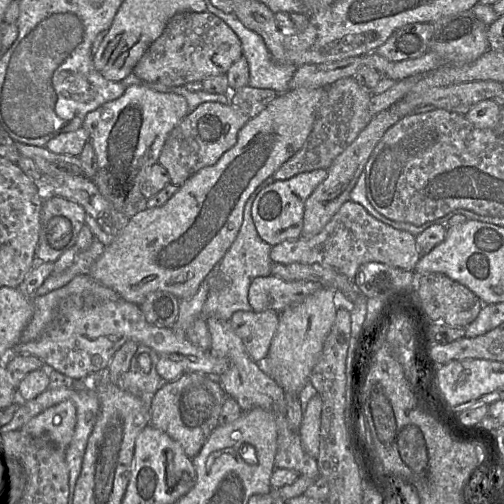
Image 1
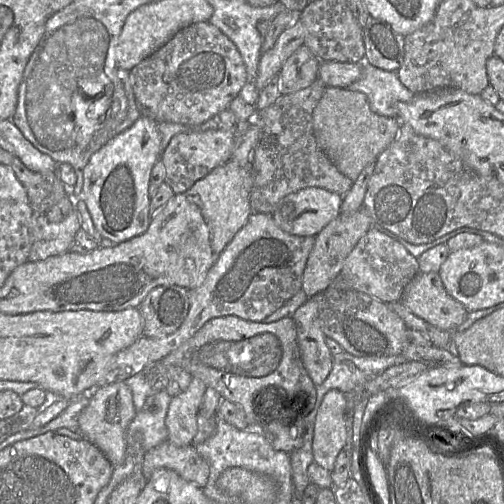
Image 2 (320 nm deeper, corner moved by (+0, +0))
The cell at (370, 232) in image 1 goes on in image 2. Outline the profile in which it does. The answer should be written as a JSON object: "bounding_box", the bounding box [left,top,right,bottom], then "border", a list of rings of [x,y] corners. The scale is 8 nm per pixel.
{"bounding_box":[330,225,419,302],"border":[[[376,225],[366,232],[346,257],[343,267],[330,286],[354,289],[370,294],[383,302],[401,299],[404,288],[419,273],[419,260],[395,238]]]}

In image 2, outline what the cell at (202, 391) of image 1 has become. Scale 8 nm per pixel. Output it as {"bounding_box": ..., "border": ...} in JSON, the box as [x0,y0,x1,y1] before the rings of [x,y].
{"bounding_box":[142,441,209,488],"border":[[[168,441],[144,453],[142,473],[145,479],[160,468],[176,472],[184,480],[202,488],[209,476],[207,461],[197,452],[194,445],[175,446]]]}

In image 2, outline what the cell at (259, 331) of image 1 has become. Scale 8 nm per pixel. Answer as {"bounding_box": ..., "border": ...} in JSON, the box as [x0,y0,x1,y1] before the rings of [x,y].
{"bounding_box":[161,316,316,424],"border":[[[237,316],[213,318],[161,362],[183,368],[213,388],[220,397],[236,404],[243,410],[248,424],[253,419],[256,396],[262,397],[266,393],[272,396],[273,387],[288,396],[304,393],[303,416],[307,416],[316,403],[316,386],[303,365],[296,324],[290,317],[271,323],[251,322]]]}

